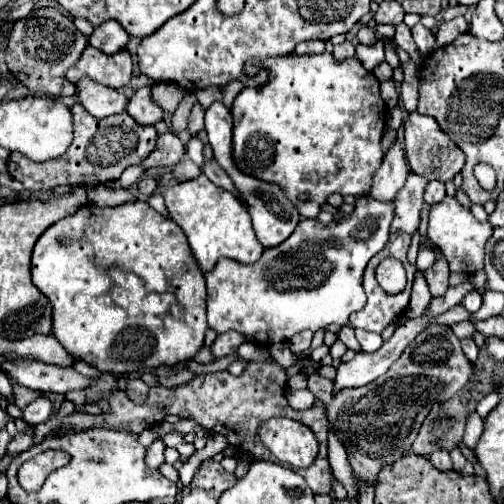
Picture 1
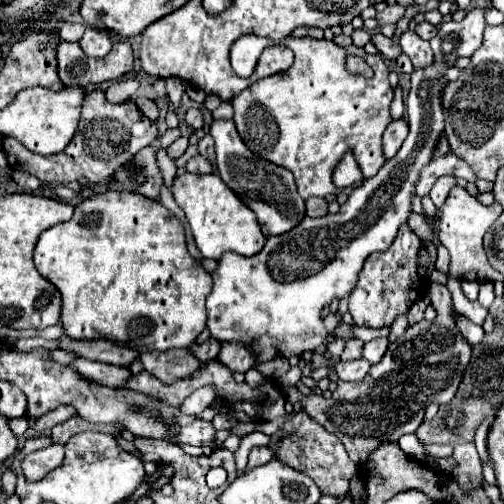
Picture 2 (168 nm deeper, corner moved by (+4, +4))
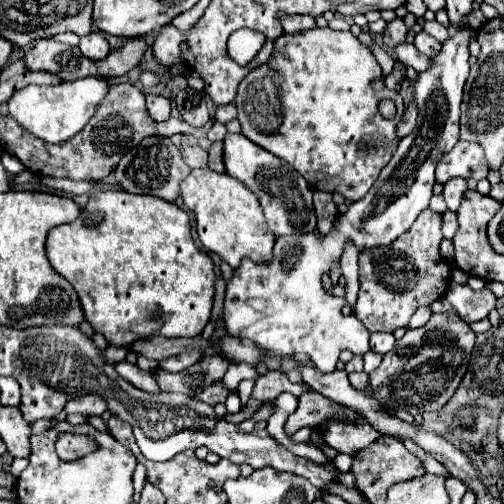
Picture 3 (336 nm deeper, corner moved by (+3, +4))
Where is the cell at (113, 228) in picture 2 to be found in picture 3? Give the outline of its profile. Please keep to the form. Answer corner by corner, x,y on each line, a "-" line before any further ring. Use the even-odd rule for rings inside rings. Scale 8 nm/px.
107,190
107,192
97,192
89,198
89,202
81,208
81,214
77,220
69,222
69,224
61,224
55,226
53,230
49,230
47,236
47,260
53,266
53,270
57,274
61,274
77,292
85,320
89,324
93,324
95,332
103,332
105,334
105,326
113,324
119,330
131,330
131,324
149,324
149,334
159,334
165,338
195,338
203,332
203,328
207,326
209,318
211,318
211,308
213,308
213,296
215,296
215,272
213,272
213,260
207,254
199,254
199,250
193,244
191,238
191,224
189,224
189,216
185,210
177,208
171,202
165,202
157,196
139,196
139,194
129,194
125,190
-
141,320
155,320
159,322
157,332
153,332
153,322
141,322

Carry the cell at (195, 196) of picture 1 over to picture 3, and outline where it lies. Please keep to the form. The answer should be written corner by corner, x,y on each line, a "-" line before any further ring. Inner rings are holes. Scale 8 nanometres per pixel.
209,168
191,170
181,182
181,198
185,206
195,212
197,234
205,250
217,254
233,268
237,268
237,262
245,256
255,264
269,262
275,236
265,224
257,196
253,196
253,192
249,192
239,180
233,180
229,174
217,174

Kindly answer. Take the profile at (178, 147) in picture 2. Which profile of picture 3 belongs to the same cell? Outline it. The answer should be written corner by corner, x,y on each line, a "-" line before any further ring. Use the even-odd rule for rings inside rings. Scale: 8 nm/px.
181,144
179,152
181,152
181,156
189,168
205,168
207,166
207,150
203,150
199,146

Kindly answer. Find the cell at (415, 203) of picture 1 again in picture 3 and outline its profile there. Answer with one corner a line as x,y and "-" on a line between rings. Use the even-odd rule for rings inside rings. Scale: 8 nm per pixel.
457,142
453,150
449,150
441,160
437,162
435,180
439,184
445,184
445,180
459,176
459,178
473,178
483,180
487,176
489,168
485,164
485,156
481,152
479,144
469,142

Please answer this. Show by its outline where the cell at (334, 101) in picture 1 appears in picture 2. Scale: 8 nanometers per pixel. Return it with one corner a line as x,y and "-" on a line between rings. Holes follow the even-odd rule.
286,36
282,44
294,50
294,64
286,72
256,80
230,102
234,106
234,124
244,144
268,162
288,168
296,176
298,192
304,200
342,192
332,184
332,172
346,152
354,154
364,178
374,176
386,162
382,134
392,122
390,102
394,98
388,82
390,68
382,56
368,56
358,46
342,48
332,40
310,36
-
350,54
368,62
374,70
372,80
348,72
346,58

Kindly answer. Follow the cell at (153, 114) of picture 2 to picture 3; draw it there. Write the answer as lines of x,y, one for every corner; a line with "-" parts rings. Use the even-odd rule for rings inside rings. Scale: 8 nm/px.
147,94
147,110
151,114
151,118
155,122
161,122
161,120
167,120
169,118
169,112
171,112
171,106
169,106
169,100
163,98
163,96
153,96
153,94

